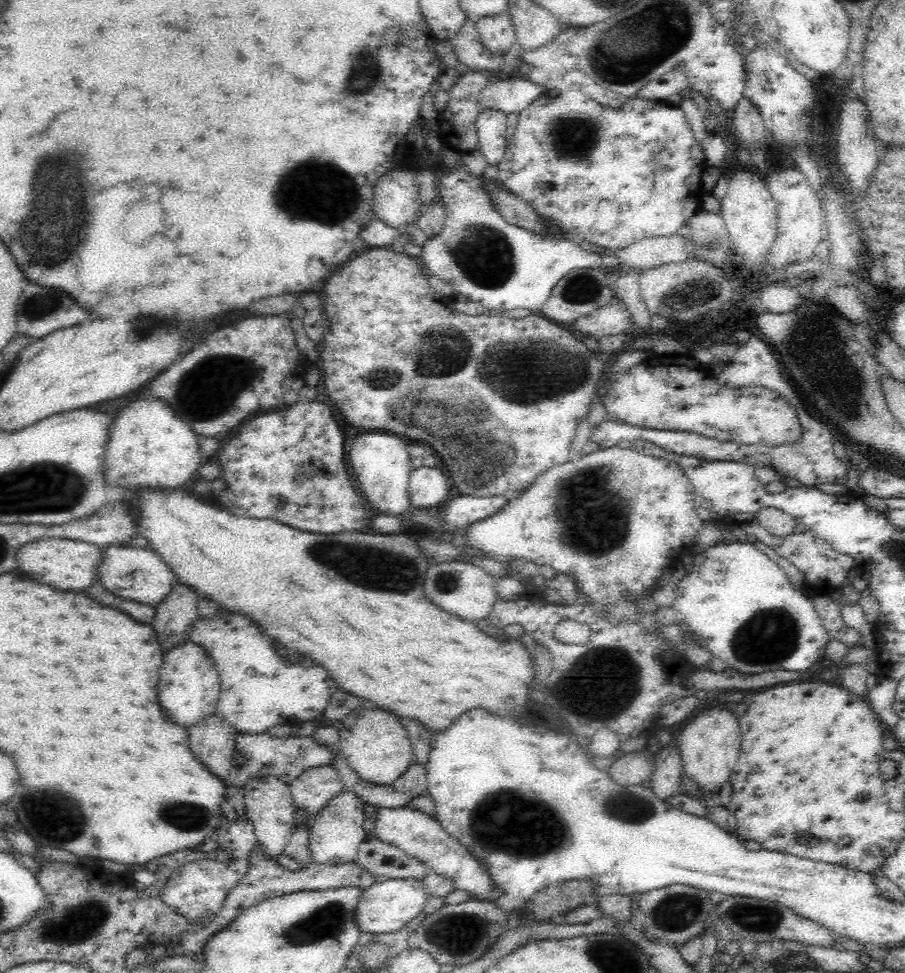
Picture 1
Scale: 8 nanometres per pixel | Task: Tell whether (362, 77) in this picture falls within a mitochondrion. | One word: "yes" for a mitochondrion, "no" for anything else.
yes

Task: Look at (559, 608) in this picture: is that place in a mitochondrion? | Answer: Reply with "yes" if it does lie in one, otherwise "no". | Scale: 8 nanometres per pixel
no

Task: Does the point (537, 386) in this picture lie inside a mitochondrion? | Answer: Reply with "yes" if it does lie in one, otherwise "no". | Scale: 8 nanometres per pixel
yes

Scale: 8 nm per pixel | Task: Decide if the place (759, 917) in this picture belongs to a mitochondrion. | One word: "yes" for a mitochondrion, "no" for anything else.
yes

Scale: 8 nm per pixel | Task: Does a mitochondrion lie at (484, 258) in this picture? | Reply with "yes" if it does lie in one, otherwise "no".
yes

